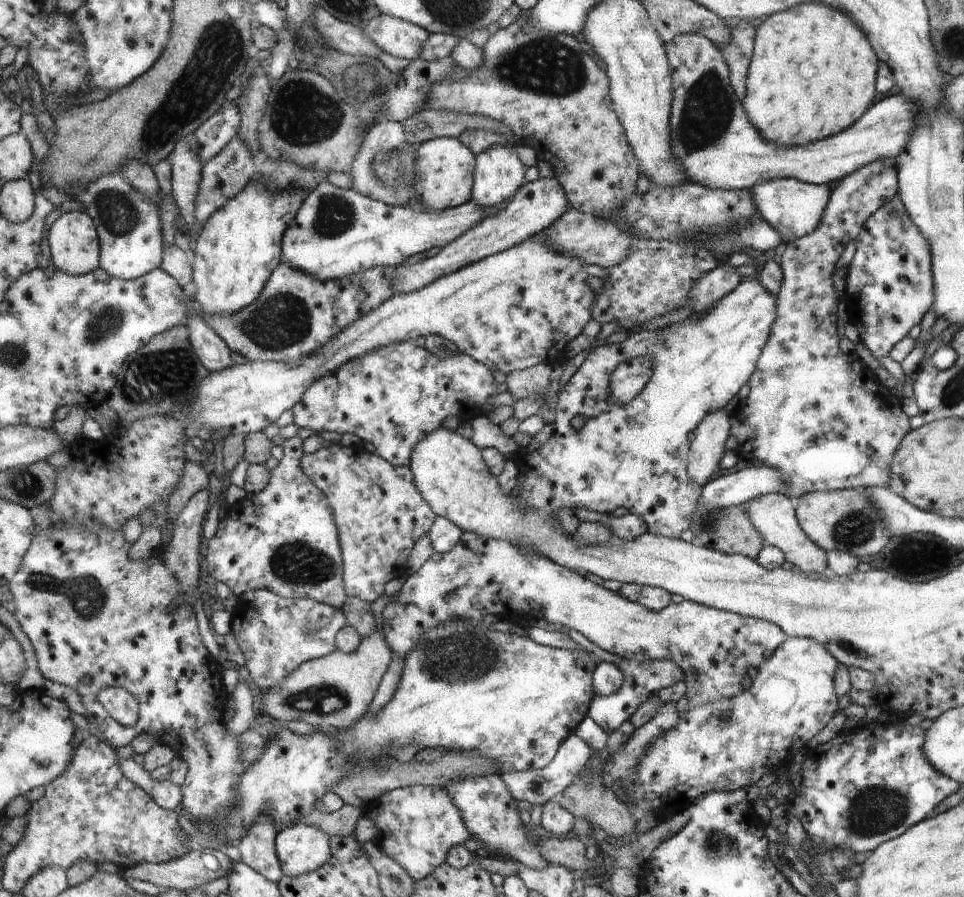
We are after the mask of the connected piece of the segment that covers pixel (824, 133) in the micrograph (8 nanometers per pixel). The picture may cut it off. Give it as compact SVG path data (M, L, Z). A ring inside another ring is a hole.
M797 4L784 12L767 16L757 26L753 58L749 66L746 95L742 104L766 142L780 146L804 146L852 127L876 98L878 56L869 37L841 10L827 4Z

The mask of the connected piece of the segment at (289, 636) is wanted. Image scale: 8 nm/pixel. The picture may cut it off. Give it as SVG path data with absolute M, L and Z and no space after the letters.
M254 589L242 593L238 596L232 613L234 615L232 632L242 650L240 662L245 664L250 678L261 691L270 690L272 686L280 684L286 676L312 658L322 658L334 652L337 645L334 644L334 636L348 624L343 608L334 608L312 598L286 599L268 589Z

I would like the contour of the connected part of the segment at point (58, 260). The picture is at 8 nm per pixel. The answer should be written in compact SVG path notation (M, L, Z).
M71 211L64 213L49 230L54 268L73 275L87 275L97 271L102 264L102 242L98 225L90 213Z

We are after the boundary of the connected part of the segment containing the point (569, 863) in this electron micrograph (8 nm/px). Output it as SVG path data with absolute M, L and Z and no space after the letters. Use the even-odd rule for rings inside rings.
M543 838L541 855L548 864L564 866L577 874L591 868L585 844L576 838Z

